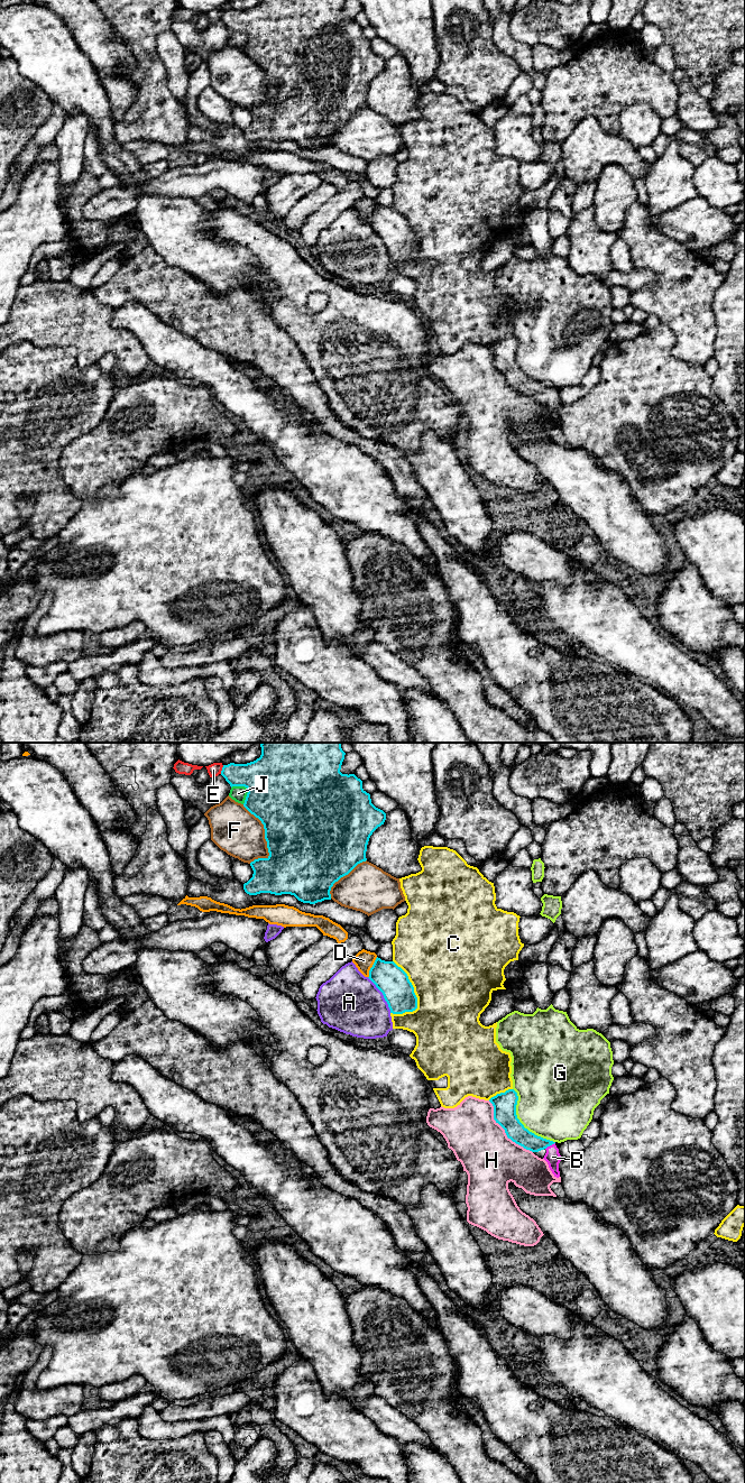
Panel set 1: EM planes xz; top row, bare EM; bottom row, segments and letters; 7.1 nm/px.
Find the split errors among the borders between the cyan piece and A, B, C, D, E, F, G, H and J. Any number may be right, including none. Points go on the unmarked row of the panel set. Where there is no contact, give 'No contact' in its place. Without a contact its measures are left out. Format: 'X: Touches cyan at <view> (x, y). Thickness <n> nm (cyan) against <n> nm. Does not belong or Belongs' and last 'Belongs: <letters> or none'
A: Touches cyan at xz (383, 240). Thickness 220 nm (cyan) against 440 nm. Does not belong
B: Touches cyan at xz (550, 390). Thickness 140 nm (cyan) against 110 nm. Belongs
C: Touches cyan at xz (412, 232). Thickness 220 nm (cyan) against 480 nm. Does not belong
D: Touches cyan at xz (371, 213). Thickness 220 nm (cyan) against 140 nm. Does not belong
E: Touches cyan at xz (222, 16). Thickness 220 nm (cyan) against 90 nm. Does not belong
F: Touches cyan at xz (265, 77). Thickness 500 nm (cyan) against 340 nm. Does not belong
G: Touches cyan at xz (521, 369). Thickness 160 nm (cyan) against 460 nm. Does not belong
H: Touches cyan at xz (505, 377). Thickness 160 nm (cyan) against 400 nm. Does not belong
J: Touches cyan at xz (247, 35). Thickness 500 nm (cyan) against 110 nm. Does not belong
Belongs: B

